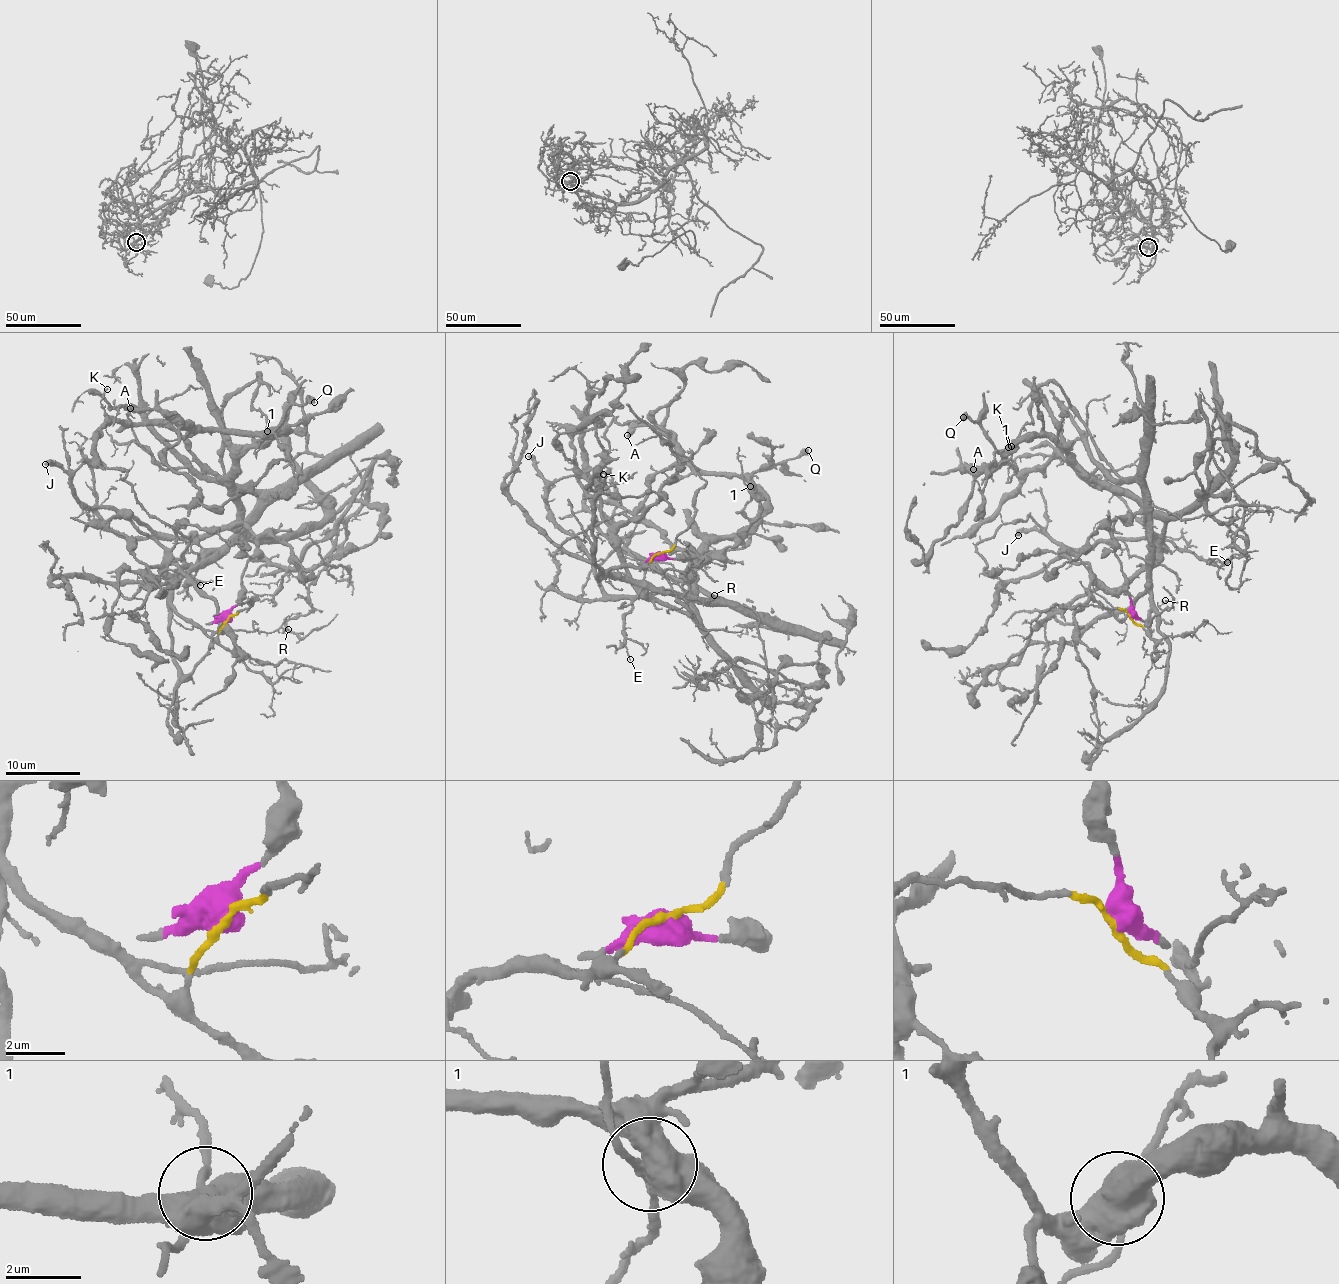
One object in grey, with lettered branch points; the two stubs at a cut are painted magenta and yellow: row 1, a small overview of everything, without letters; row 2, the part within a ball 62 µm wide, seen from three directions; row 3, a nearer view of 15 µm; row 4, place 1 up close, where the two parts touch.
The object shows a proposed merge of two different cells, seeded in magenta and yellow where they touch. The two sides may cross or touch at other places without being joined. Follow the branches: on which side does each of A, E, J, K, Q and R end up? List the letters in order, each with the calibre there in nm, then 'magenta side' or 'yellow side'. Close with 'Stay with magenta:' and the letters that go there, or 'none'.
A: 480 nm | magenta side
E: 120 nm | yellow side
J: 480 nm | yellow side
K: 150 nm | magenta side
Q: 480 nm | magenta side
R: 120 nm | yellow side
Stay with magenta: A, K, Q

